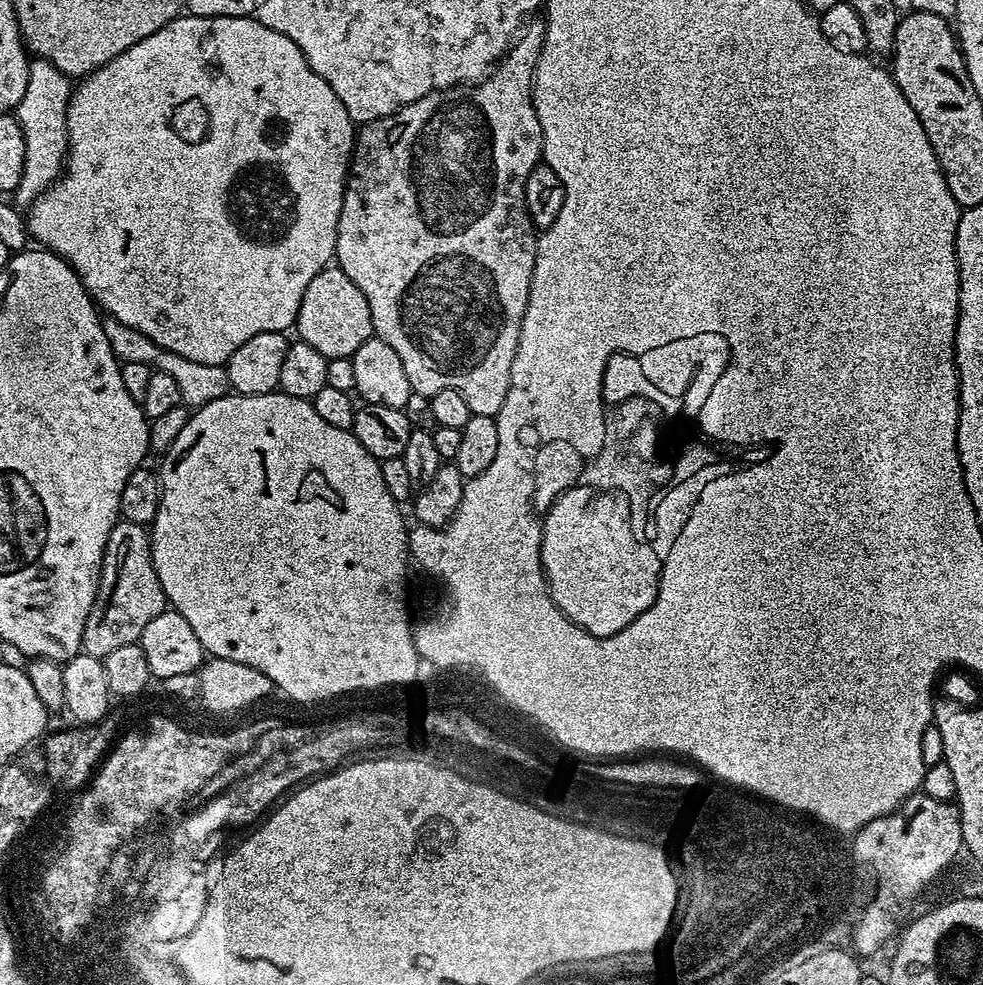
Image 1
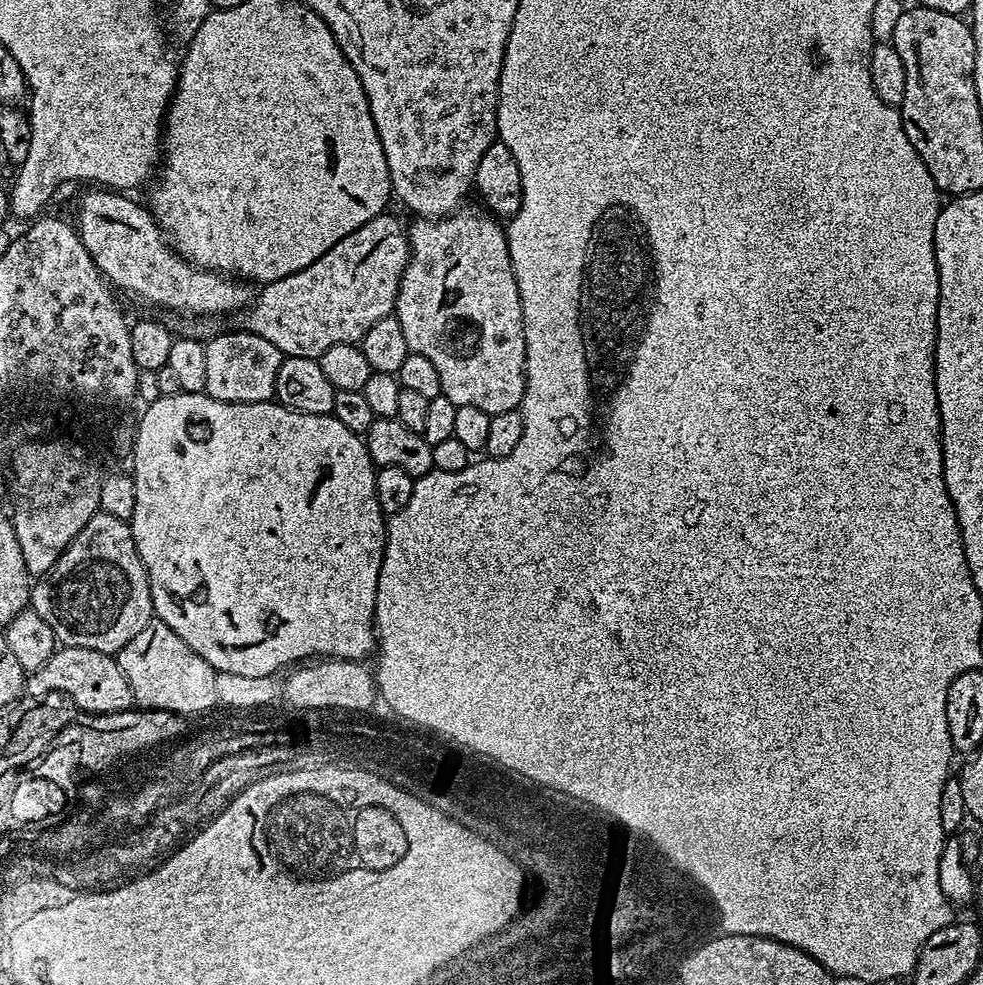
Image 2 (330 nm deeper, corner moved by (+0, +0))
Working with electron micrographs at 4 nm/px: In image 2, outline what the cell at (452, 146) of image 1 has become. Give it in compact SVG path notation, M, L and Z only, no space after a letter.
M461 207L447 216L439 218L416 218L407 225L408 265L402 274L402 282L398 286L395 318L402 326L402 334L406 334L409 352L422 354L422 358L430 358L434 370L440 375L440 390L457 408L462 406L478 406L478 410L486 410L489 416L497 416L503 412L515 412L524 403L524 363L526 362L526 338L524 337L524 319L522 318L522 302L518 294L518 282L510 262L508 249L508 233L497 217L481 210L479 207Z

